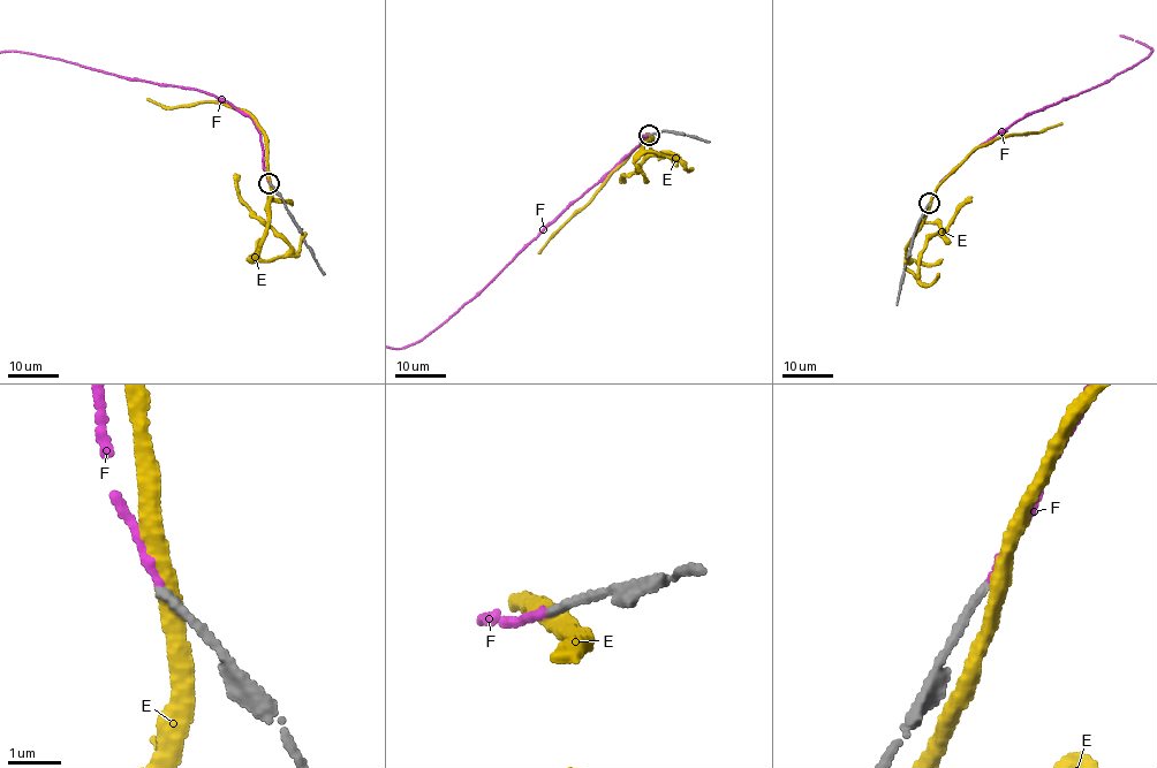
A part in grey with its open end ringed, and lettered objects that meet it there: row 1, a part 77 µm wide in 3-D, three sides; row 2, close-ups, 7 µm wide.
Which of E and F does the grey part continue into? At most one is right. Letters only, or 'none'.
F

